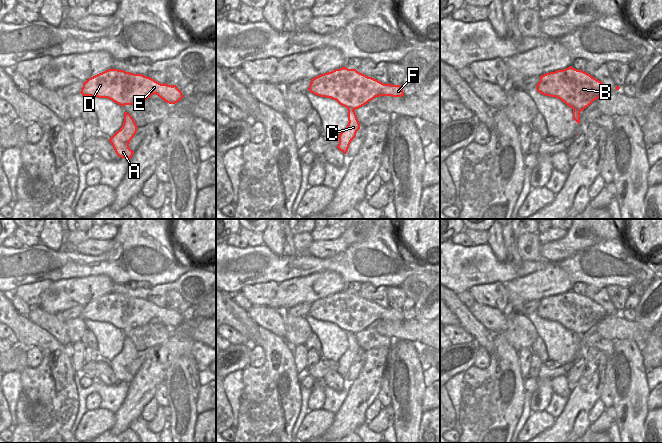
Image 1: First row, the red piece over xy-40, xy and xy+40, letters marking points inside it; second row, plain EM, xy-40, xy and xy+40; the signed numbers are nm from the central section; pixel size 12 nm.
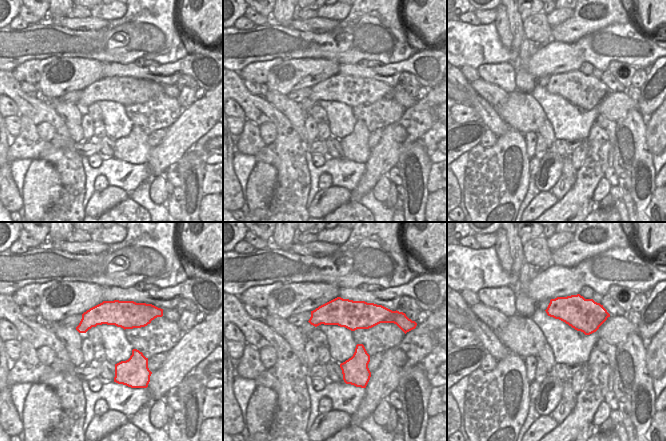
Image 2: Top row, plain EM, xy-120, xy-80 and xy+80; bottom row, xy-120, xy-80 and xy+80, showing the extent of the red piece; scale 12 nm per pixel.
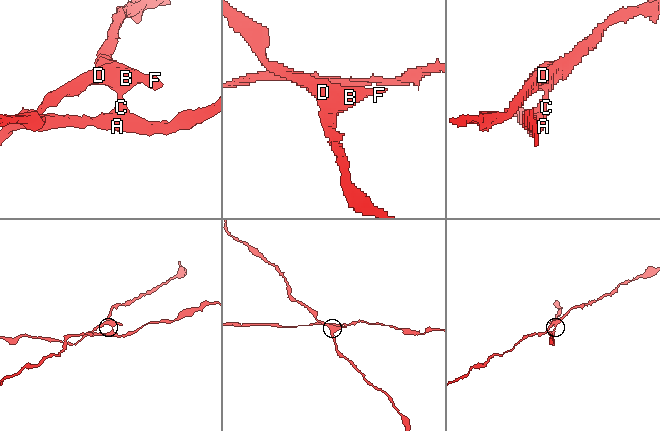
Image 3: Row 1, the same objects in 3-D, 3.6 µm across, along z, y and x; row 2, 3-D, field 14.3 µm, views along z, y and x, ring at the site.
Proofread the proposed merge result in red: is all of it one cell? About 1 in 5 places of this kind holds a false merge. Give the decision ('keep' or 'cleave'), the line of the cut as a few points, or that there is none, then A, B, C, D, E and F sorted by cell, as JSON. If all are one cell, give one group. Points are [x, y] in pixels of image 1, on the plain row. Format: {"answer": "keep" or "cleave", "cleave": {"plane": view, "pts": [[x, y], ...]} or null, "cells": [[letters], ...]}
{"answer": "cleave", "cleave": {"plane": "xy+40", "pts": [[573, 332], [580, 335]]}, "cells": [["A", "C"], ["B", "D", "E", "F"]]}

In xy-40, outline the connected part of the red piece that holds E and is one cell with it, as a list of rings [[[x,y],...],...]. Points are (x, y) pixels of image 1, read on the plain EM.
[[[108,293],[83,307],[83,320],[108,322],[120,330],[143,326],[153,318],[169,328],[179,326],[184,320],[176,309],[161,308],[142,298],[118,293]]]

